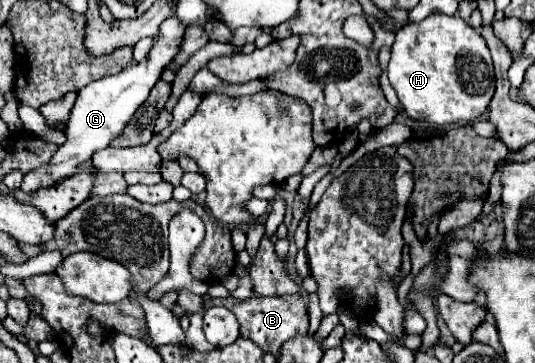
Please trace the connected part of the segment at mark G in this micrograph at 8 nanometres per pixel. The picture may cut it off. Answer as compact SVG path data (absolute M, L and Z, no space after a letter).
M170 16L168 20L164 20L160 24L158 36L154 38L154 46L150 48L148 56L142 62L130 64L120 74L106 76L106 78L96 80L96 82L88 84L86 88L82 88L78 92L78 100L76 100L76 104L72 108L72 114L70 114L70 120L68 120L68 128L66 128L66 138L68 140L66 140L66 144L58 148L58 152L52 156L48 166L26 174L20 190L26 192L26 194L32 194L40 188L48 188L48 186L56 184L58 180L76 174L78 164L90 160L96 150L106 148L124 130L126 122L134 116L138 106L148 98L152 86L162 76L164 68L180 52L180 46L184 42L184 30L186 30L186 26L176 16Z

